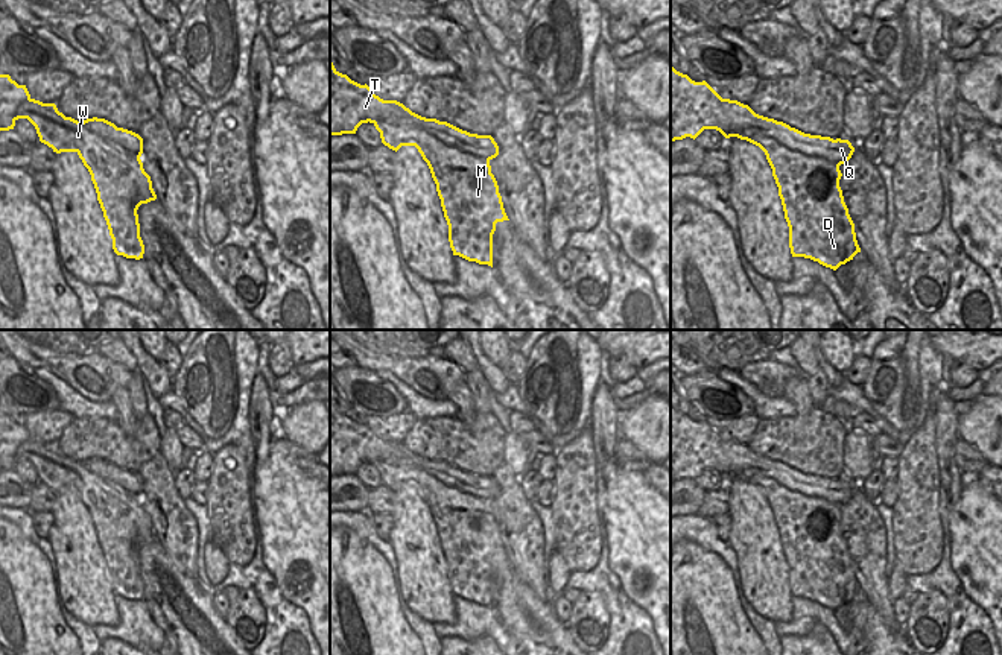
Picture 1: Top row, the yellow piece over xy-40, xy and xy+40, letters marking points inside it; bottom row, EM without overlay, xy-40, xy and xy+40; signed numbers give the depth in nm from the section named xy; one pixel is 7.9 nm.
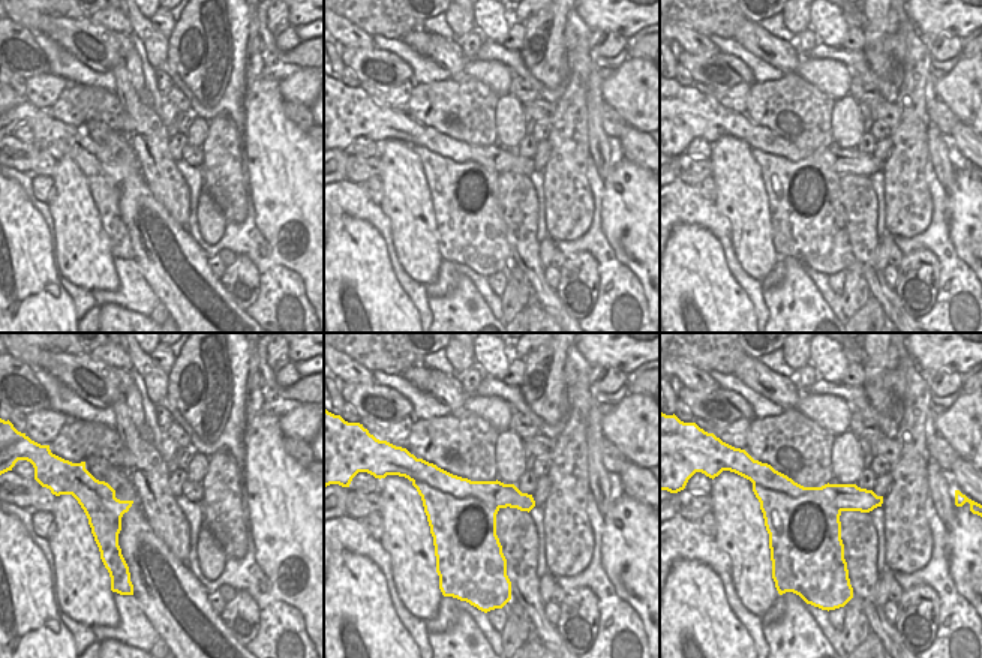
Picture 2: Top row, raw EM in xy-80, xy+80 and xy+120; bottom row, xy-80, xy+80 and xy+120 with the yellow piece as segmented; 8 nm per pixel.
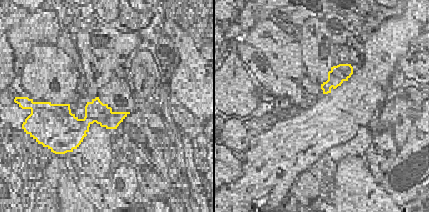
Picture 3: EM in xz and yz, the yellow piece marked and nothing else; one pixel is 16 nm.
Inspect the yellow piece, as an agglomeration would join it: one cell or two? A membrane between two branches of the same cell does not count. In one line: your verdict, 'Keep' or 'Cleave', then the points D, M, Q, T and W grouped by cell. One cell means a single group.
Cleave. Groups: D M W / Q T.

